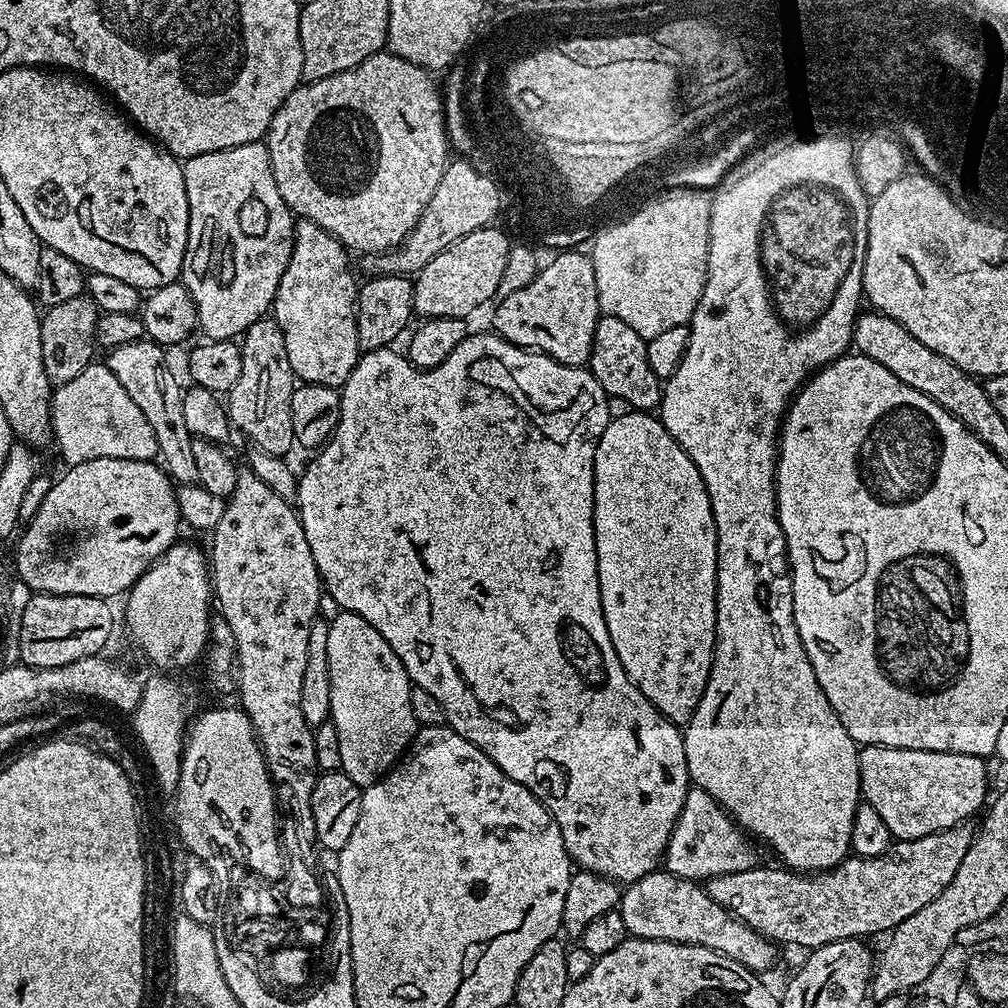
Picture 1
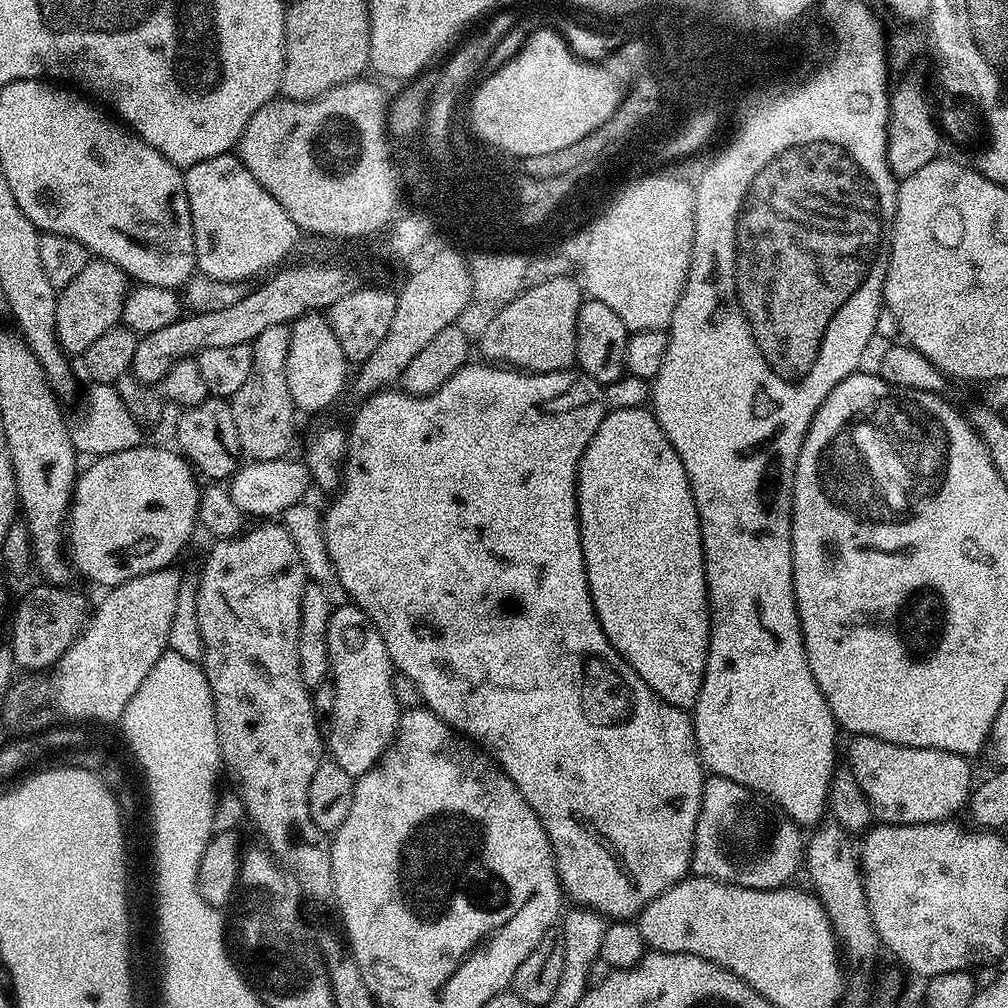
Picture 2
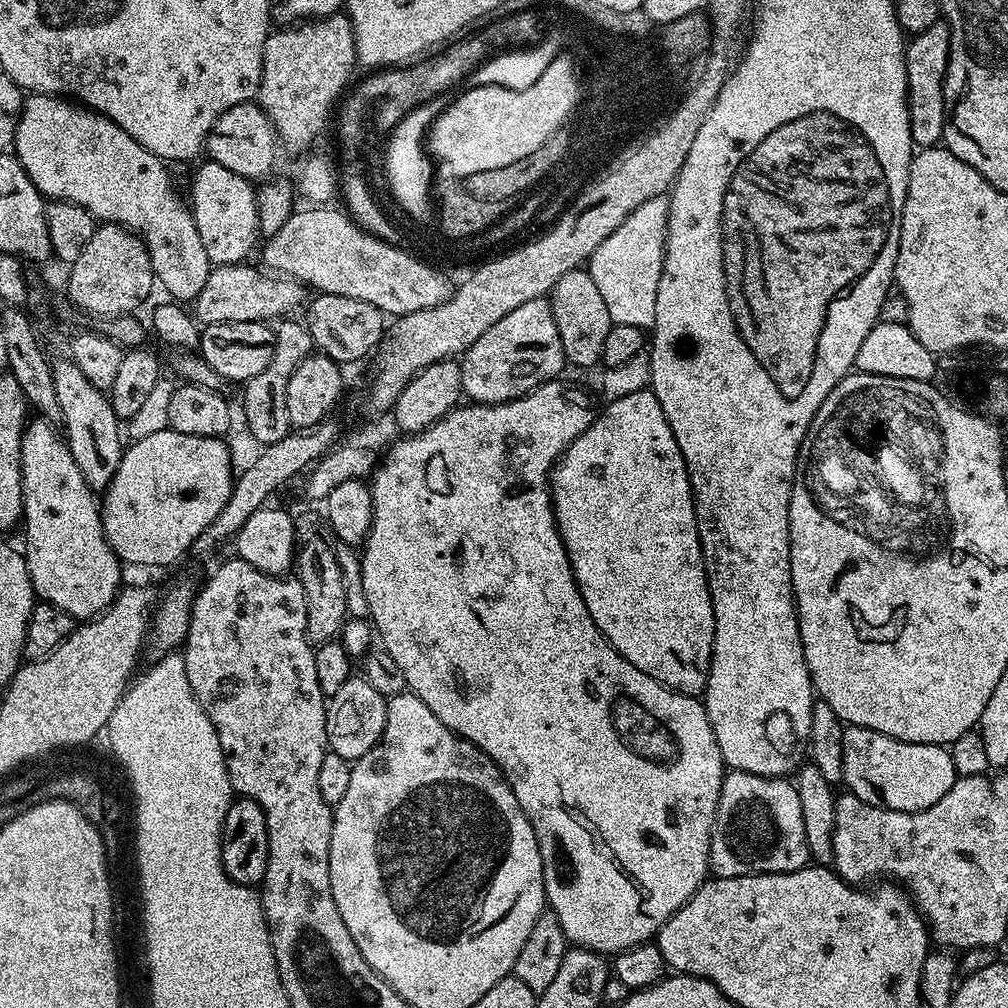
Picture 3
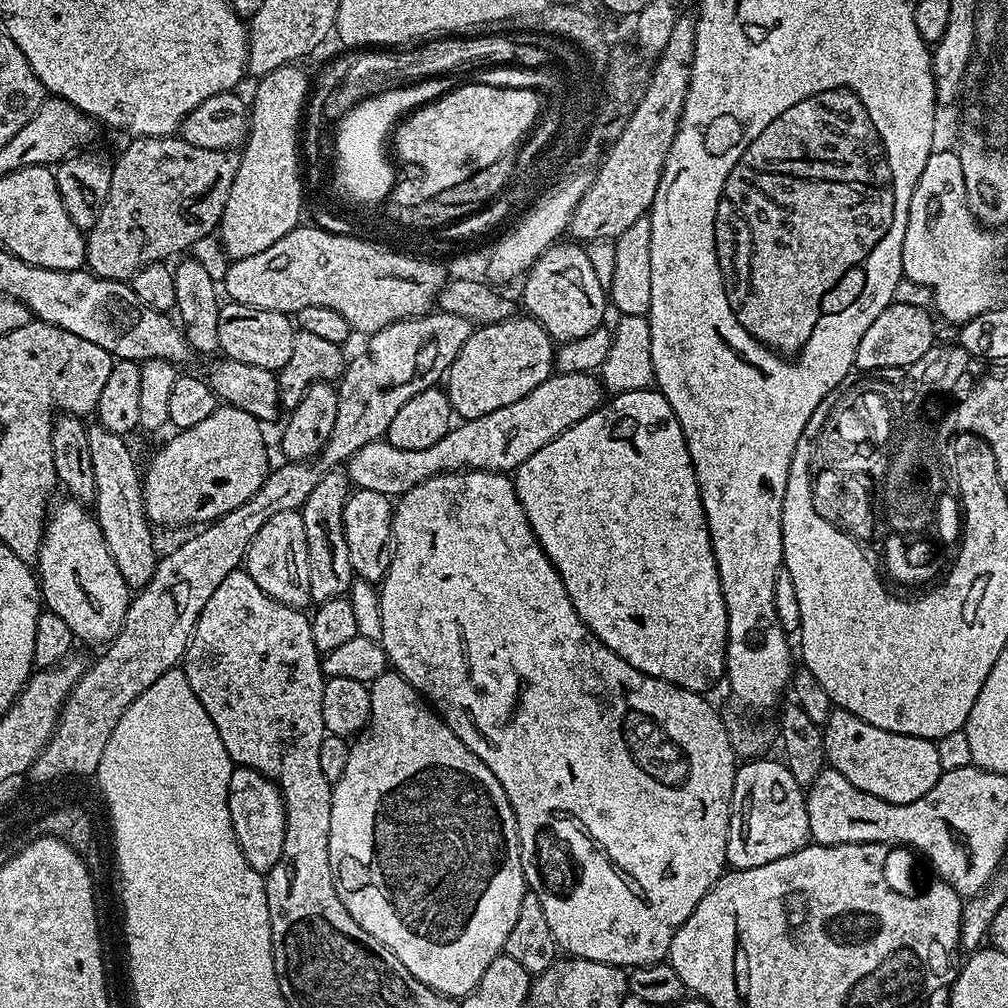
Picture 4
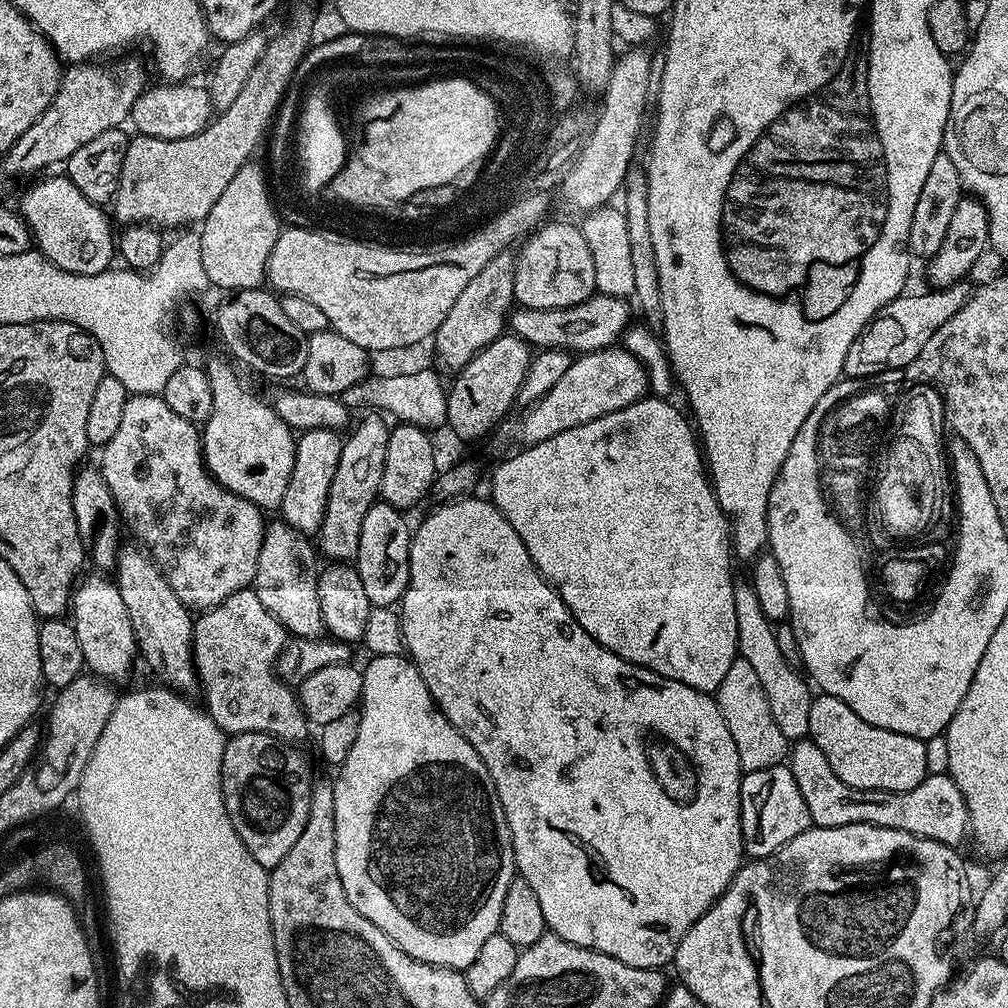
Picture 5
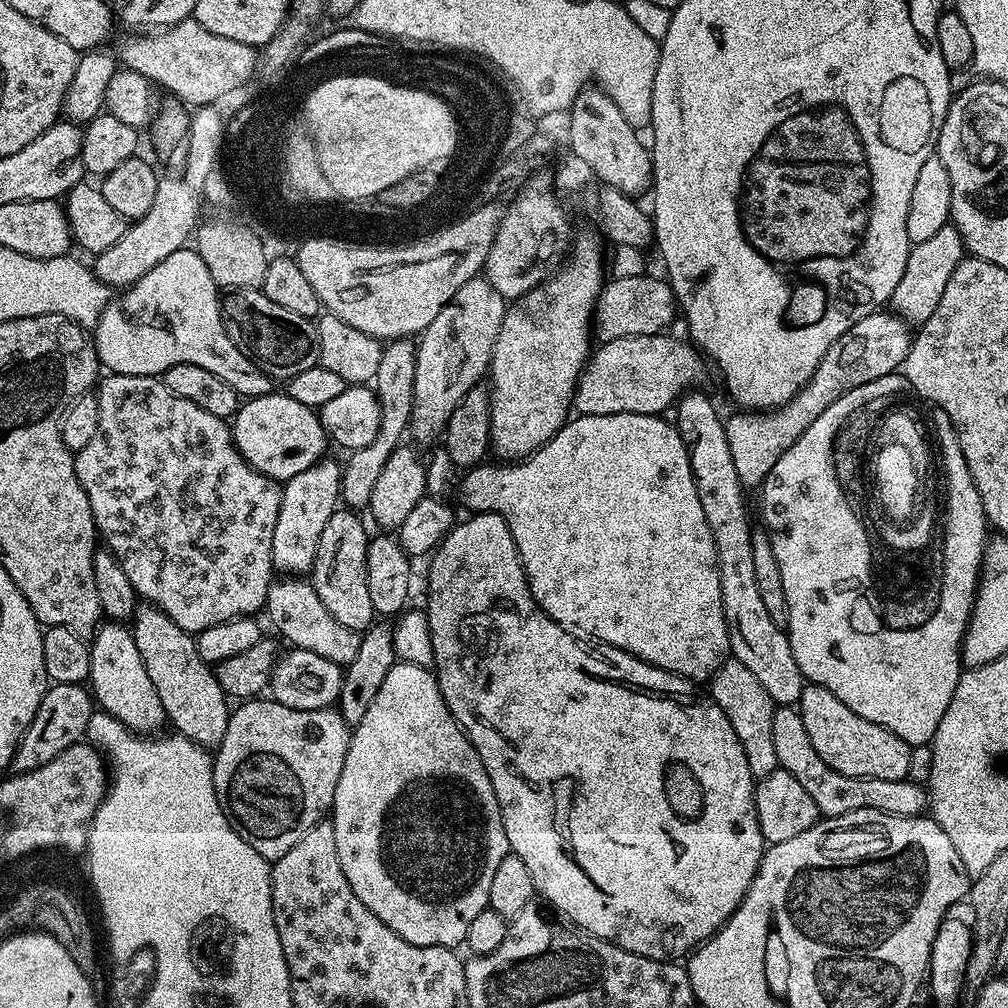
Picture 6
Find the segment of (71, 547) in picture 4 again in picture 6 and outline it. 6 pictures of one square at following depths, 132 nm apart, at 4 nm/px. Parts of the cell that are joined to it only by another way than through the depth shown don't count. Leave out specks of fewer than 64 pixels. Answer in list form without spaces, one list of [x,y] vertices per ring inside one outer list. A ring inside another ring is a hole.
[[[104,622],[96,629],[96,635],[90,644],[90,674],[88,680],[94,689],[95,703],[103,711],[109,712],[114,718],[121,720],[127,728],[140,734],[148,734],[151,733],[151,728],[165,727],[166,717],[162,706],[158,702],[158,690],[152,688],[150,674],[146,674],[142,666],[142,654],[138,654],[136,649],[136,639],[132,637],[131,631],[123,623]]]

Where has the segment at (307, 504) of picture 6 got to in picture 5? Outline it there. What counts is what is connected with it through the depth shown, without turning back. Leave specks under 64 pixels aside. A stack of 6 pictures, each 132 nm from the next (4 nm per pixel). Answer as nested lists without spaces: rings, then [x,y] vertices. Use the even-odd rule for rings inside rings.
[[[318,428],[299,433],[294,454],[294,470],[290,470],[290,482],[284,487],[284,497],[278,509],[283,523],[305,534],[320,531],[323,515],[326,514],[327,495],[330,484],[338,467],[339,455],[342,453],[344,440],[339,431],[331,428]]]

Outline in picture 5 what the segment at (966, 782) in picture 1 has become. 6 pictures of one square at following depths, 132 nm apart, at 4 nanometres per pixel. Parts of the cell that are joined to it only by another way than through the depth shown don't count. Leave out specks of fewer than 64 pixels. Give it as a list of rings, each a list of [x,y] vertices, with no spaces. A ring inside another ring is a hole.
[[[817,695],[810,706],[808,736],[826,754],[830,770],[846,782],[862,790],[886,790],[905,792],[914,790],[930,774],[926,766],[926,746],[923,740],[898,734],[894,730],[882,730],[862,722],[846,702],[833,696]]]

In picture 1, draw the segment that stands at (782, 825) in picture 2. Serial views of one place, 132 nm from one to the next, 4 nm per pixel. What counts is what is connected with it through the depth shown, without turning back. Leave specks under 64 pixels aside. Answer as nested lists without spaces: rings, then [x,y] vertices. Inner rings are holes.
[[[692,786],[678,814],[662,864],[667,871],[683,880],[703,882],[718,874],[738,874],[757,867],[755,846],[753,837],[721,808],[718,801],[710,798],[706,790]]]

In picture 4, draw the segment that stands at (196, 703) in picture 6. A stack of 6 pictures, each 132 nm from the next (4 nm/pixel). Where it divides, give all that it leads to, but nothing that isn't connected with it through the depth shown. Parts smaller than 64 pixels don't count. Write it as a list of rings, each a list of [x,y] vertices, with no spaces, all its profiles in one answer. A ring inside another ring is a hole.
[[[96,422],[88,428],[88,438],[90,458],[94,462],[96,521],[106,538],[106,546],[110,546],[114,562],[118,562],[118,571],[129,589],[142,589],[148,585],[150,578],[154,578],[158,551],[156,552],[156,544],[152,541],[154,528],[144,509],[141,469],[136,469],[136,460],[128,449],[129,441],[125,437],[106,430]]]

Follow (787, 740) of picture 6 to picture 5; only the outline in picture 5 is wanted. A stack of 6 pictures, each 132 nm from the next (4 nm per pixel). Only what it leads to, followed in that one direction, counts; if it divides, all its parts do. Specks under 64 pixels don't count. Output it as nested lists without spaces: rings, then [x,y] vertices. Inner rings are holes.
[[[811,738],[797,740],[791,745],[786,767],[794,774],[794,782],[798,782],[798,790],[802,790],[802,798],[806,798],[806,810],[810,810],[810,818],[817,828],[874,824],[894,830],[906,830],[915,836],[953,846],[960,846],[963,840],[965,843],[969,835],[966,802],[956,783],[947,774],[929,774],[922,782],[918,782],[918,786],[914,786],[914,790],[905,792],[862,790],[846,786],[846,782],[842,782],[842,778],[838,778],[838,774],[830,770],[826,754],[818,750]]]

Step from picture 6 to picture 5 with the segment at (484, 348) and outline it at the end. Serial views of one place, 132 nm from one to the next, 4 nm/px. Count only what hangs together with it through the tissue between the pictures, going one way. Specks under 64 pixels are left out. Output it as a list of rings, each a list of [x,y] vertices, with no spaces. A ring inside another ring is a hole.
[[[511,251],[500,252],[478,275],[466,285],[466,290],[458,294],[458,302],[450,306],[450,314],[442,318],[442,326],[438,326],[434,337],[436,343],[436,360],[441,364],[441,369],[449,368],[452,374],[465,368],[490,342],[494,342],[499,336],[505,335],[506,319],[514,304],[514,270],[516,258]]]

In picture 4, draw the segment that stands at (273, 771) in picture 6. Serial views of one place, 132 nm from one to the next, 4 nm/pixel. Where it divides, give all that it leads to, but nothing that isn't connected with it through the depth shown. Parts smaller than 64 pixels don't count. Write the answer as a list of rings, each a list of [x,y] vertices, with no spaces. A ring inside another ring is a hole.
[[[233,767],[228,787],[228,809],[230,822],[234,826],[234,838],[238,838],[242,854],[246,854],[246,862],[250,862],[254,870],[266,874],[274,866],[274,862],[282,858],[282,842],[286,838],[286,810],[280,789],[273,780],[267,780],[261,772],[255,772],[253,768]]]

